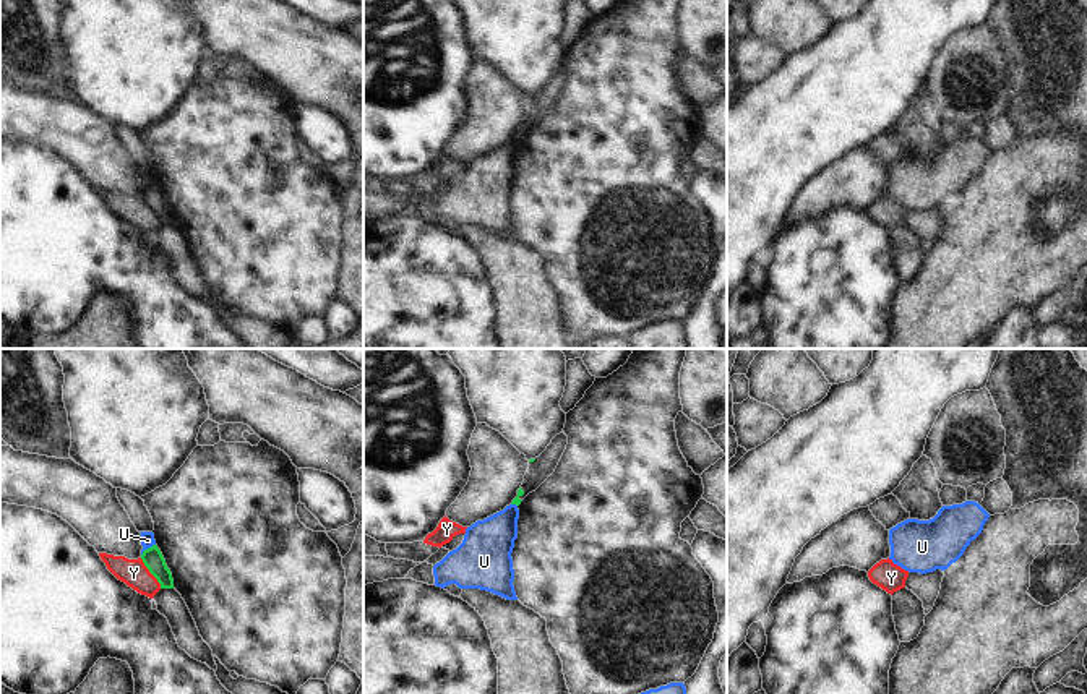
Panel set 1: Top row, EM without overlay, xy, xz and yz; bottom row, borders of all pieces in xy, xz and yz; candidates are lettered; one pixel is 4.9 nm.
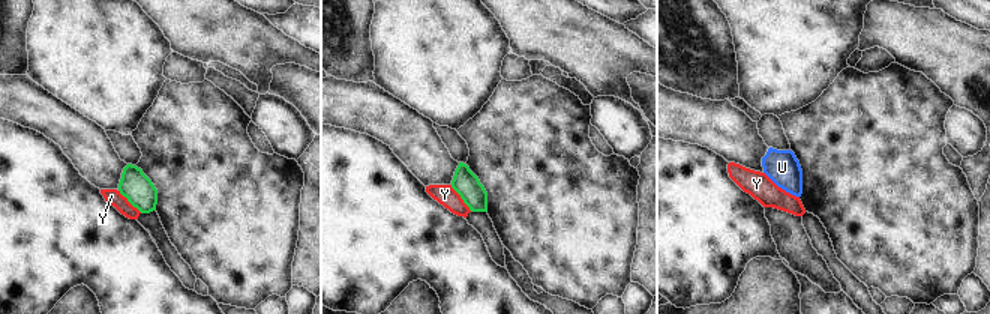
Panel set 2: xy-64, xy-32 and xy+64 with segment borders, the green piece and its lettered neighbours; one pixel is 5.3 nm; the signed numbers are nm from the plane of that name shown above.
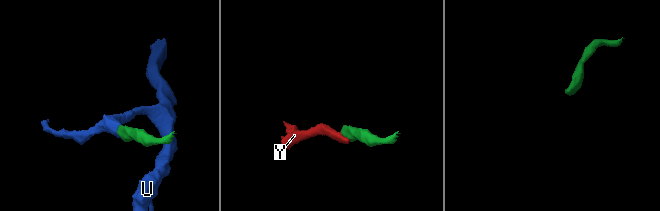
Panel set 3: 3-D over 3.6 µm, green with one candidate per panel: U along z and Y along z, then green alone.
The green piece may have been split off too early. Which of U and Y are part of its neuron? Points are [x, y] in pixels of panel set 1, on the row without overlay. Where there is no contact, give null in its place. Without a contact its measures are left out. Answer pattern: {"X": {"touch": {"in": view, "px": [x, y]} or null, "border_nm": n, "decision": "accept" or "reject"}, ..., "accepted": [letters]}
{"U": {"touch": {"in": "xy", "px": [148, 185]}, "border_nm": 90, "decision": "reject"}, "Y": {"touch": {"in": "xy", "px": [150, 208]}, "border_nm": 190, "decision": "reject"}, "accepted": []}

